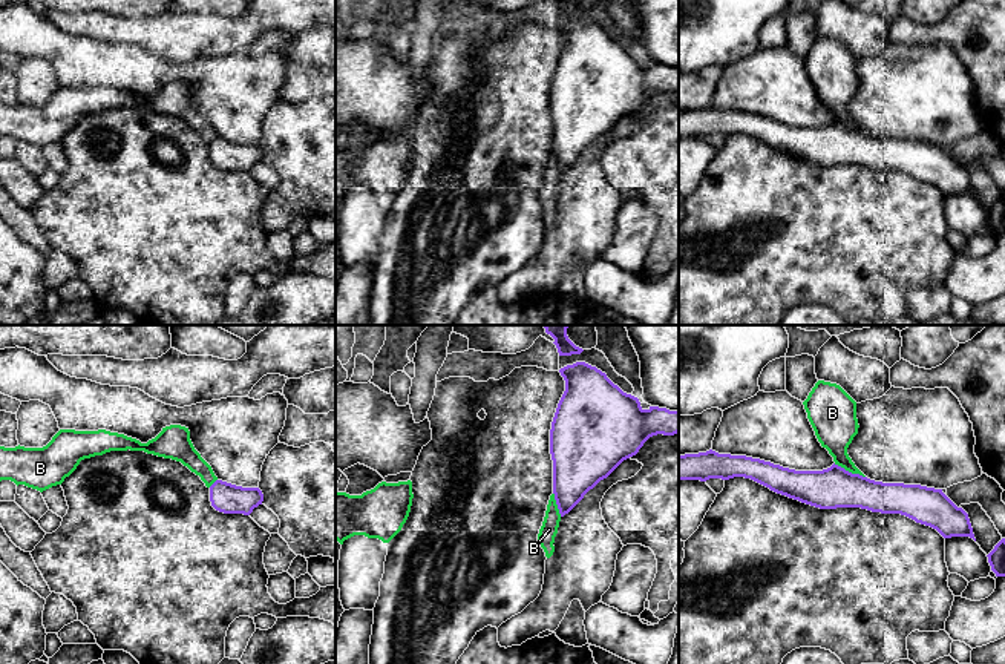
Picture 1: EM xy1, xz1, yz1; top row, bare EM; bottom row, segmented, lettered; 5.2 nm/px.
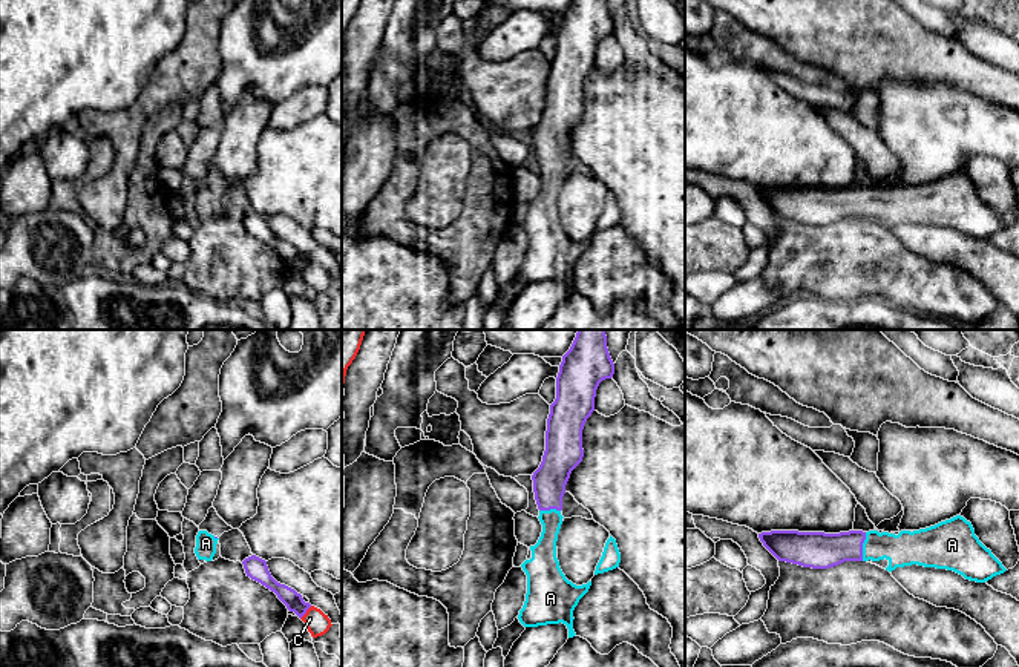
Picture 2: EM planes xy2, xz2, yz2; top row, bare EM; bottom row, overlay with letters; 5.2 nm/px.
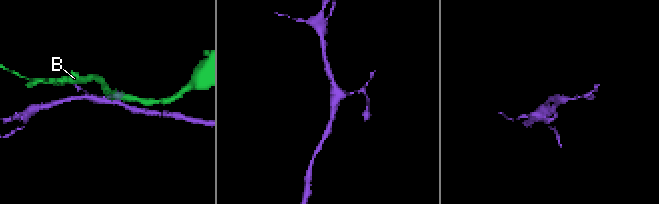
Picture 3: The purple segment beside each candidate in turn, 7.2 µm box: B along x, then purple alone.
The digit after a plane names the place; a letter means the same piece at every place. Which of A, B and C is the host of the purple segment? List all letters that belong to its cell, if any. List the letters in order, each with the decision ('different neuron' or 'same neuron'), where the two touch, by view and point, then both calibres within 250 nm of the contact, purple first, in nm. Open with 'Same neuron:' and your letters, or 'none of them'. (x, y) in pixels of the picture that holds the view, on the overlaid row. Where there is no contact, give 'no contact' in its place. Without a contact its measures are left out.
Same neuron: A
A: same neuron; meets purple in yz2 at (861, 546); 190 nm thick on the purple side, 180 nm on the other
B: different neuron; meets purple in yz1 at (847, 471); 220 nm thick on the purple side, 240 nm on the other
C: different neuron; meets purple in xy2 at (305, 612); 100 nm thick on the purple side, 120 nm on the other

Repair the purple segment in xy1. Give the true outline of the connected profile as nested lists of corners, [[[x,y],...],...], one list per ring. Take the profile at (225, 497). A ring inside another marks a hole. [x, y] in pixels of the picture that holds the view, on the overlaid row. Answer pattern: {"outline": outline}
{"outline": [[[216,480],[210,486],[210,501],[219,512],[250,515],[254,508],[262,505],[264,494],[259,488],[242,488]]]}

